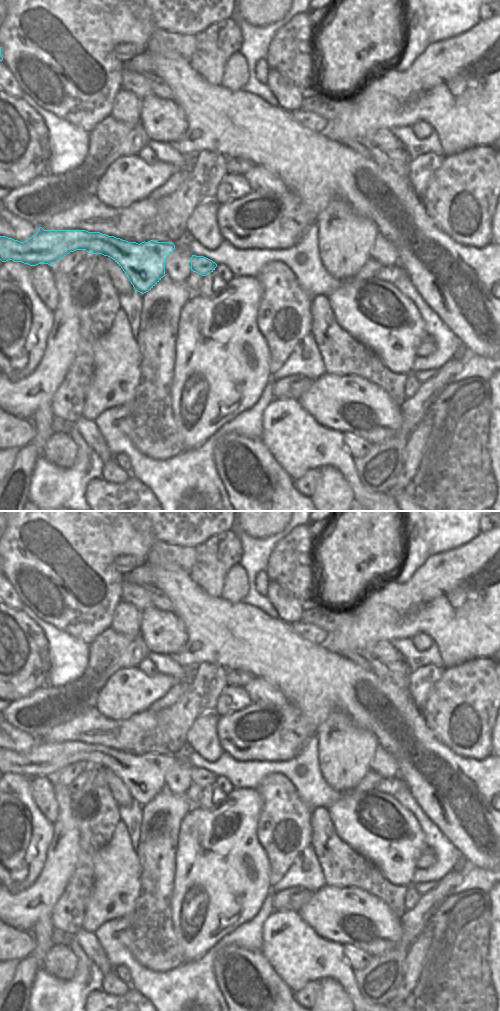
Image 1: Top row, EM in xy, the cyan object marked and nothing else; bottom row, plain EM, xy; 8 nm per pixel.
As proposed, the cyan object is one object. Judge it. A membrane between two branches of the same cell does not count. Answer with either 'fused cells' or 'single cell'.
single cell

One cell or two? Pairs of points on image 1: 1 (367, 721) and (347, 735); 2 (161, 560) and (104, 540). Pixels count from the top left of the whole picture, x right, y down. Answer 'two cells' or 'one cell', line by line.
1: two cells
2: two cells

